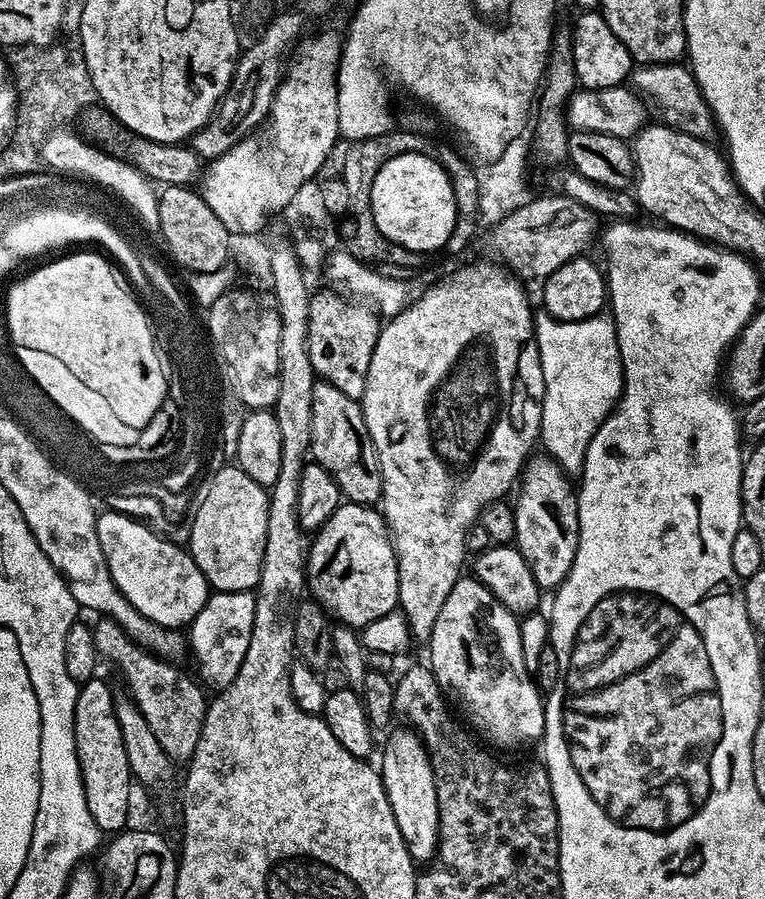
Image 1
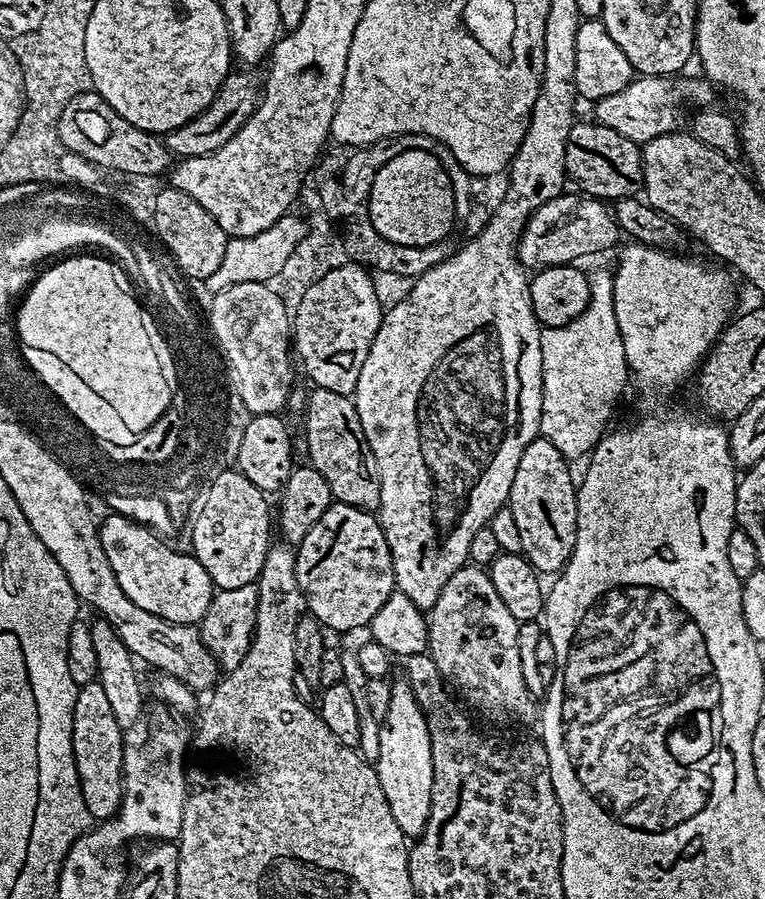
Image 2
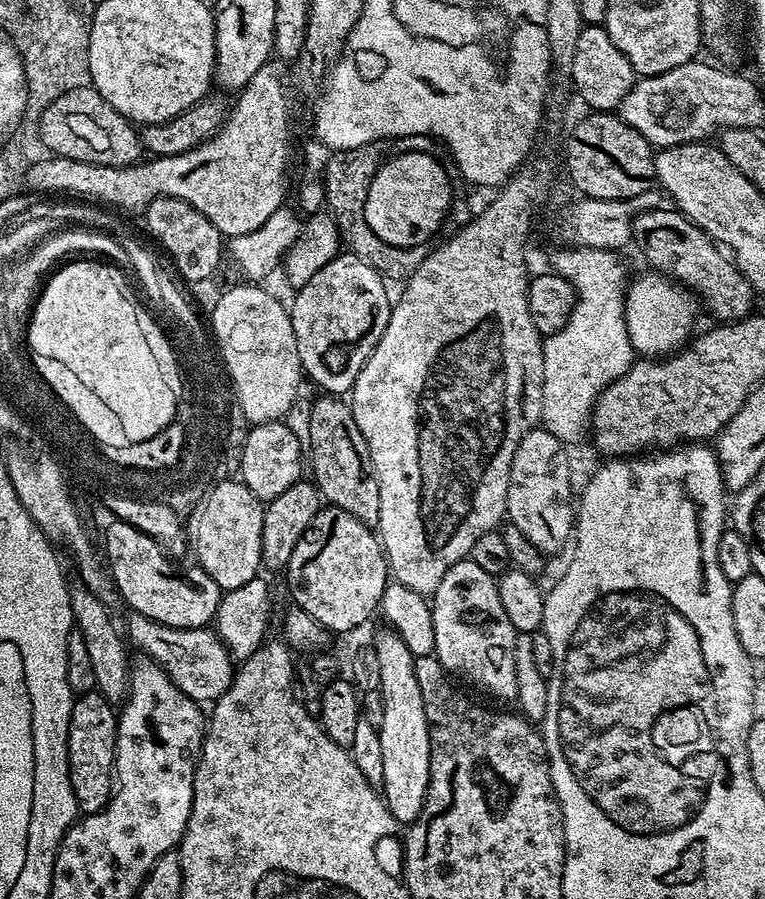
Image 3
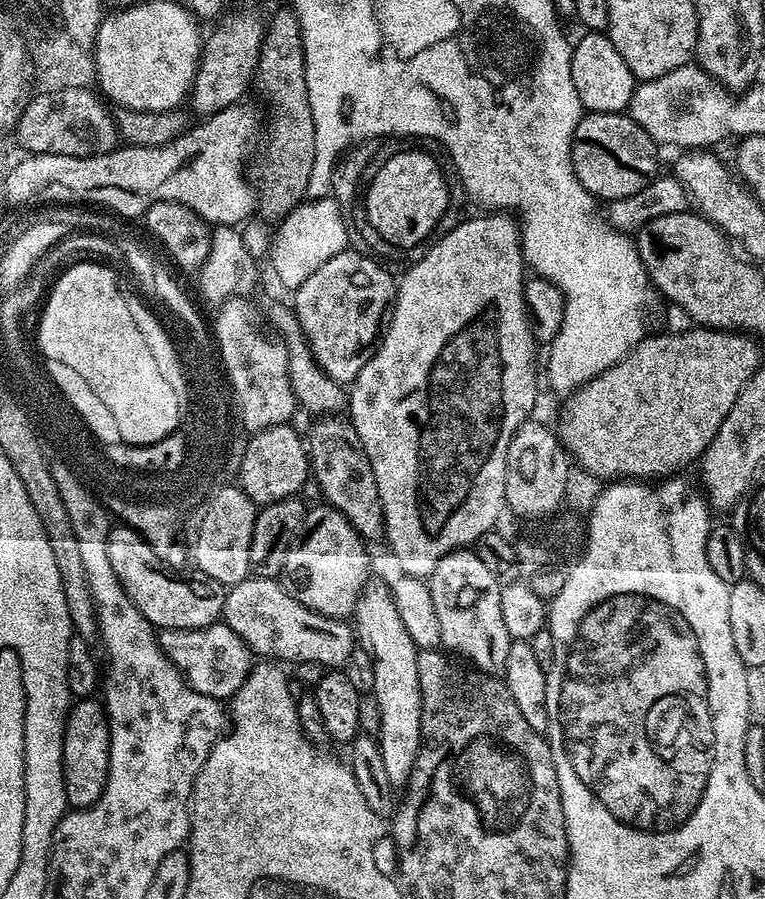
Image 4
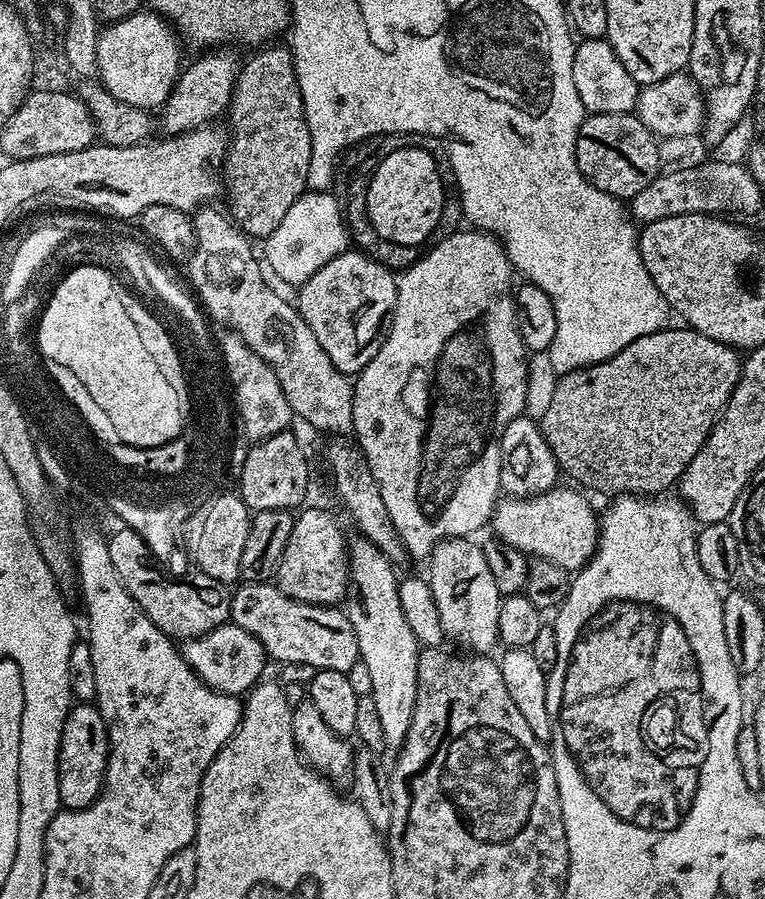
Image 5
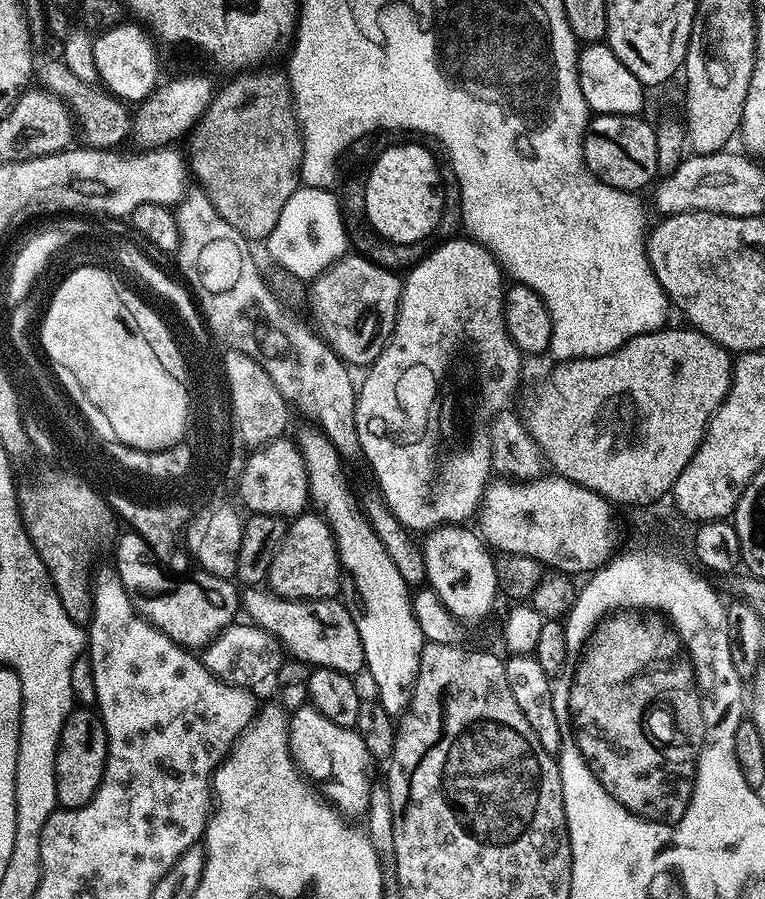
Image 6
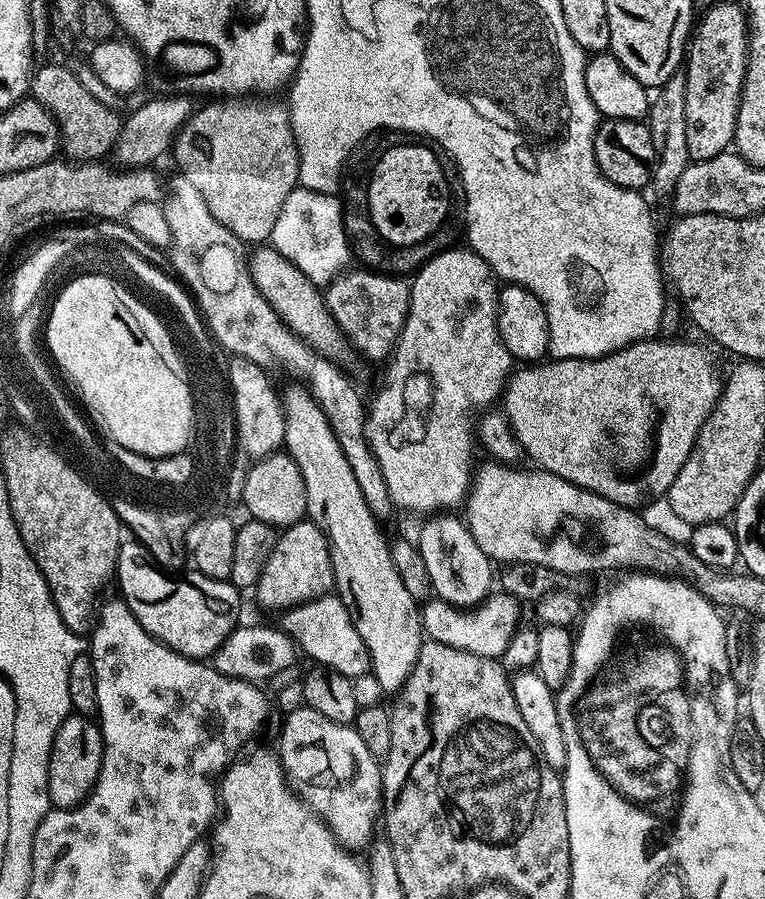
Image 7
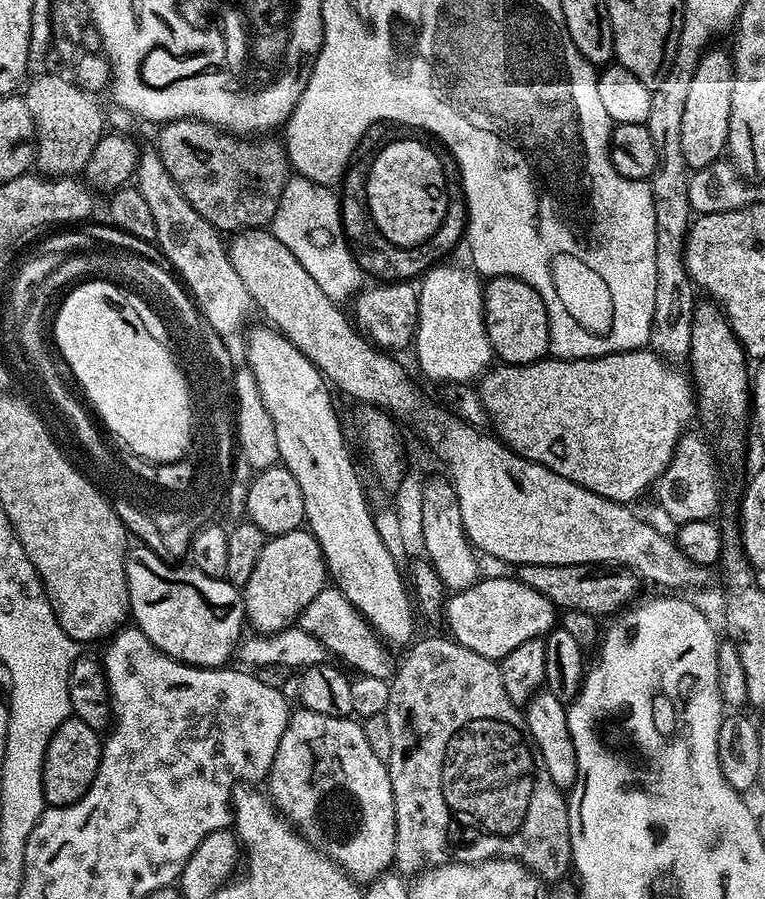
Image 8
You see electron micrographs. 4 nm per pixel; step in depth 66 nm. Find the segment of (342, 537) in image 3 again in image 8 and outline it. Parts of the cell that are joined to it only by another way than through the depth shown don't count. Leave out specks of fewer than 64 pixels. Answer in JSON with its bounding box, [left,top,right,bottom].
[242,527,329,634]

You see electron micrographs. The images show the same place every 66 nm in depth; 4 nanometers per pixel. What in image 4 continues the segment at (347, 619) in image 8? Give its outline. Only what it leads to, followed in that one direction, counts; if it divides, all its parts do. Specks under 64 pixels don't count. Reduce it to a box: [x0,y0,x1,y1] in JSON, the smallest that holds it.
[222,576,358,670]

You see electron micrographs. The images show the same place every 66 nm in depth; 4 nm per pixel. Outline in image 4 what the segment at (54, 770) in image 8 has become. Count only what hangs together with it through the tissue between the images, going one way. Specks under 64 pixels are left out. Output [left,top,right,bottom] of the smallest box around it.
[62,699,111,809]

